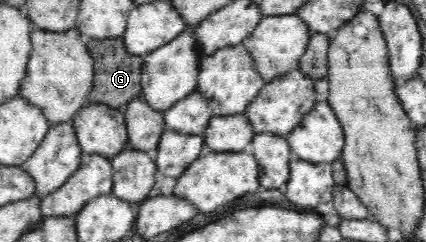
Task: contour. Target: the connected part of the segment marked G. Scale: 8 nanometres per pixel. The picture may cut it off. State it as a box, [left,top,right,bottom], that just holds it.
[86,36,143,108]

